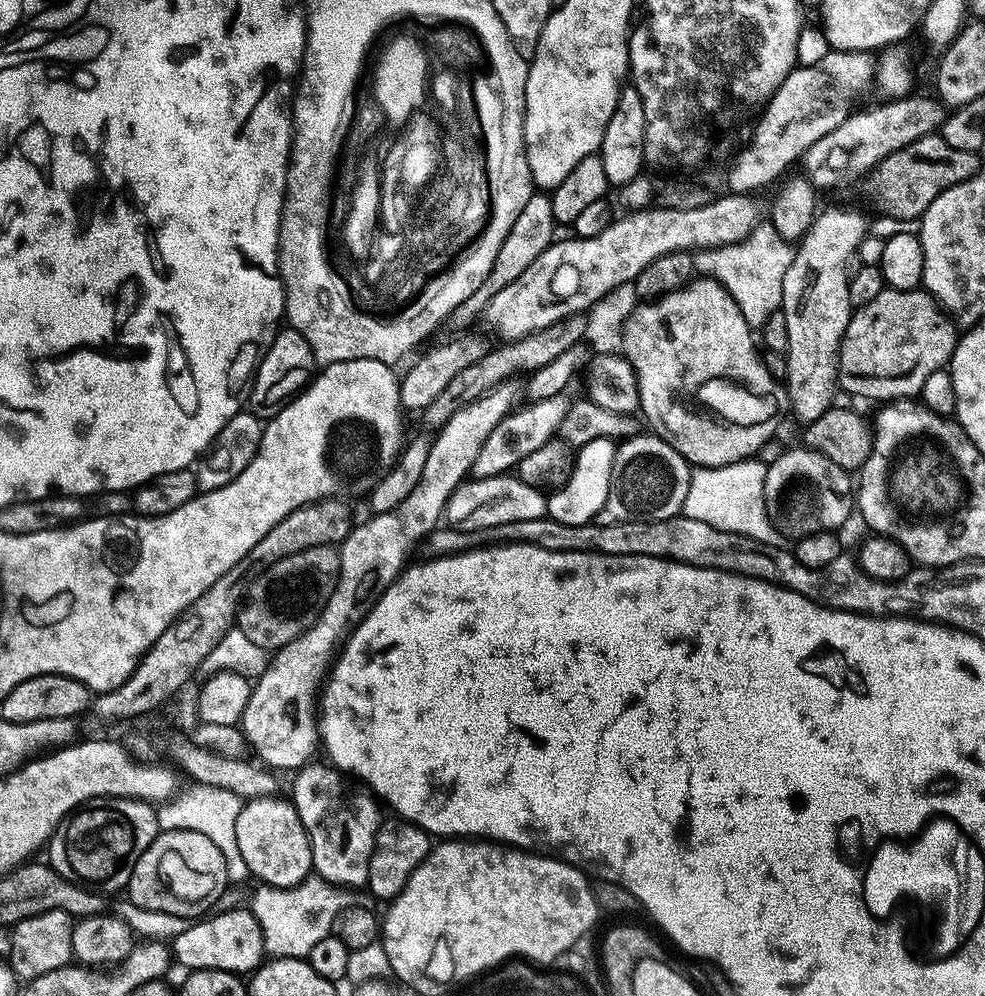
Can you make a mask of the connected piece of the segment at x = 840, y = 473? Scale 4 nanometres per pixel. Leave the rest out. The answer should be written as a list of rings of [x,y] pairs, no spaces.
[[[803,446],[789,447],[776,462],[768,465],[764,483],[764,501],[766,514],[772,525],[789,541],[795,542],[810,534],[836,532],[854,516],[854,480],[848,471],[826,458]]]

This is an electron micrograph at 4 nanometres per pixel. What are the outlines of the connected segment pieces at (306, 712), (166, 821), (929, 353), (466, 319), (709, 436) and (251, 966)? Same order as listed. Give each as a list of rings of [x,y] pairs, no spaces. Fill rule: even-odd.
[[[507,379],[476,401],[461,405],[431,437],[430,454],[426,454],[426,467],[422,469],[422,478],[418,478],[418,486],[414,486],[394,510],[369,515],[369,520],[361,524],[359,521],[338,546],[338,586],[334,594],[330,594],[330,602],[326,602],[319,620],[310,630],[294,638],[294,642],[275,649],[268,668],[252,684],[242,731],[247,747],[256,751],[255,759],[261,765],[272,770],[299,770],[313,759],[312,751],[318,748],[318,693],[338,649],[347,641],[352,629],[363,622],[380,595],[399,578],[409,563],[408,552],[414,551],[420,540],[427,541],[436,531],[450,494],[469,479],[478,450],[486,446],[490,430],[521,403],[522,388],[516,382]]]
[[[209,784],[194,786],[186,796],[174,798],[169,802],[164,802],[156,808],[156,817],[161,829],[171,830],[190,830],[198,834],[206,834],[218,850],[226,858],[226,870],[228,871],[229,881],[233,885],[240,884],[244,879],[249,879],[250,873],[246,866],[245,859],[242,858],[242,850],[238,848],[238,838],[234,834],[234,826],[238,826],[238,814],[242,807],[242,801],[238,794],[230,790],[215,788]]]
[[[885,286],[878,298],[870,298],[866,306],[853,311],[846,326],[840,343],[840,354],[836,357],[839,387],[843,391],[845,388],[852,396],[879,402],[899,402],[915,397],[922,390],[926,377],[951,361],[957,339],[957,325],[927,292],[903,292]]]
[[[540,190],[533,191],[532,197],[526,201],[526,206],[522,206],[517,220],[514,221],[514,226],[510,226],[510,234],[506,234],[502,242],[502,250],[498,250],[498,258],[494,258],[494,266],[490,266],[490,274],[486,274],[486,282],[482,282],[482,286],[478,286],[478,290],[474,290],[474,294],[470,294],[466,302],[462,302],[462,306],[452,311],[450,324],[452,323],[456,328],[466,328],[475,319],[477,321],[483,317],[484,308],[490,302],[490,298],[494,298],[498,290],[510,286],[514,278],[519,278],[525,272],[526,266],[533,264],[538,254],[542,254],[550,247],[557,239],[556,231],[558,231],[558,225],[554,218],[551,195]]]
[[[707,278],[693,279],[692,283],[680,288],[677,292],[661,297],[655,302],[640,302],[629,314],[628,320],[624,324],[624,345],[622,355],[630,362],[634,374],[638,378],[638,394],[640,395],[640,412],[648,419],[648,424],[655,435],[662,437],[682,458],[688,461],[689,465],[697,468],[717,468],[718,466],[730,466],[739,460],[751,460],[760,451],[760,447],[767,440],[777,435],[776,416],[789,411],[788,389],[781,381],[775,380],[766,370],[761,349],[758,347],[758,340],[754,337],[754,329],[742,318],[742,310],[738,310],[728,292],[719,283]]]
[[[247,907],[219,912],[189,923],[188,928],[182,930],[182,934],[178,934],[170,941],[170,952],[175,963],[177,960],[184,970],[213,968],[237,974],[255,972],[266,958],[258,918]]]

